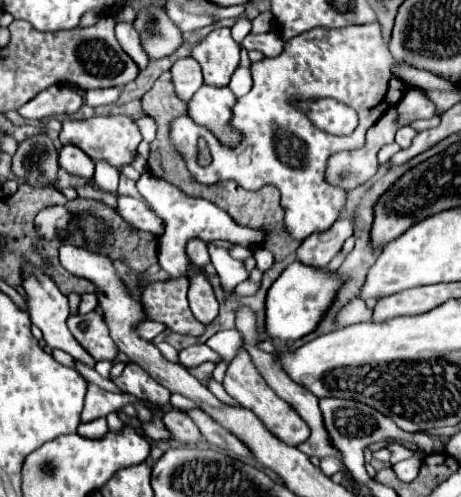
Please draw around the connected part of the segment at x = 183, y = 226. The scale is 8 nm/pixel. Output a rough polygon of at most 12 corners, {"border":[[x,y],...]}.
{"border":[[148,171],[136,189],[166,221],[160,267],[186,277],[194,237],[262,243],[218,205],[188,197]]}

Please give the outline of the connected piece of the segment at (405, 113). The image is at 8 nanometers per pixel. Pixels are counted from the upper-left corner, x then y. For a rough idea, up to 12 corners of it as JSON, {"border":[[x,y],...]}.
{"border":[[410,85],[396,107],[402,125],[440,115],[424,89]]}

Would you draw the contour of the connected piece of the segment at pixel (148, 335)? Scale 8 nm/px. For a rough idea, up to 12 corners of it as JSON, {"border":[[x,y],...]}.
{"border":[[144,319],[136,325],[136,333],[152,341],[164,331],[162,323]]}

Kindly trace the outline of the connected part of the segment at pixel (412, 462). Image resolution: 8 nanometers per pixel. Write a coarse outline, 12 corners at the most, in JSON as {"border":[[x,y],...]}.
{"border":[[412,457],[392,465],[400,481],[419,474],[419,459]]}

